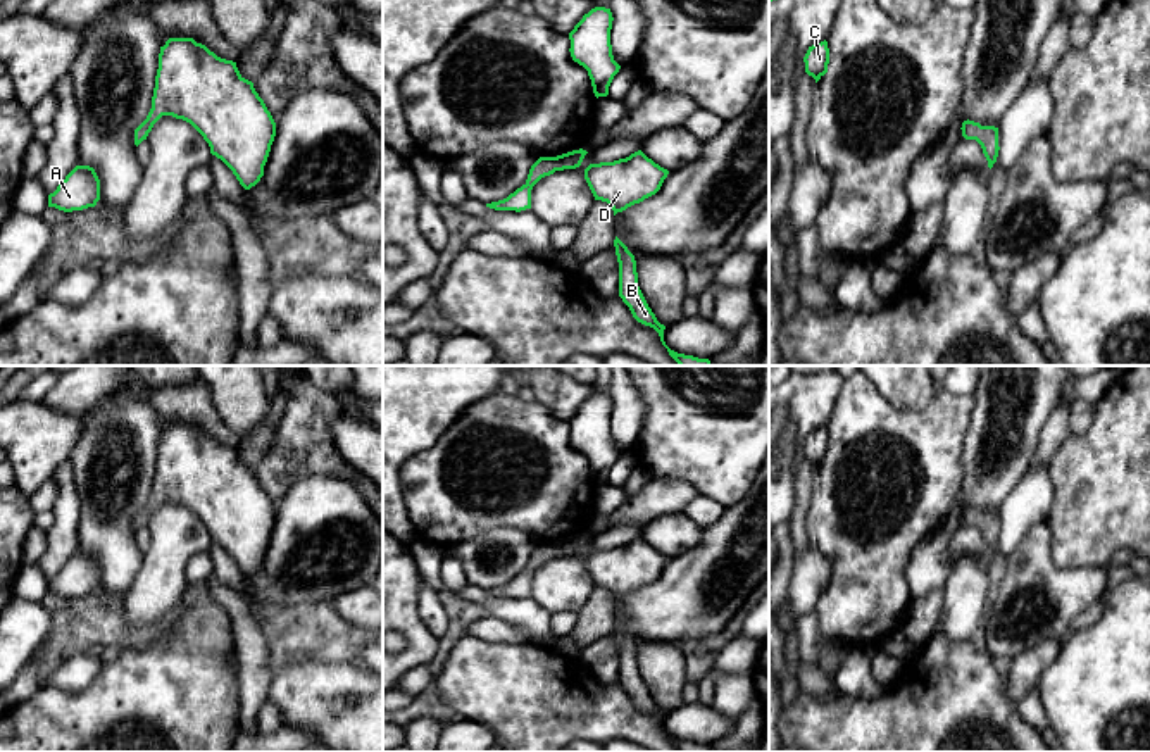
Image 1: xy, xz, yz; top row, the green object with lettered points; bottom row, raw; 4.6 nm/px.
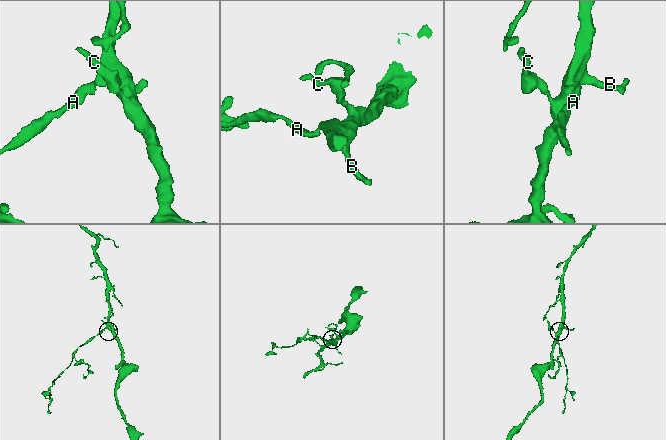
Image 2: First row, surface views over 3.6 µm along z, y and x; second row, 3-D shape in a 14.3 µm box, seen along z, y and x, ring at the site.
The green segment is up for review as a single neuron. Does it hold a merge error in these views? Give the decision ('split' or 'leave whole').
leave whole

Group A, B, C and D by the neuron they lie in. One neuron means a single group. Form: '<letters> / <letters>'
A B C D

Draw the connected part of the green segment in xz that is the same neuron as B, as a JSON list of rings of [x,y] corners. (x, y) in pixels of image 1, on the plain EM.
[[[616,623],[614,626],[616,642],[619,649],[619,683],[622,688],[629,693],[633,704],[645,711],[653,714],[662,731],[667,735],[669,742],[679,750],[679,752],[710,752],[709,745],[698,745],[693,742],[684,742],[671,736],[664,728],[664,716],[666,712],[660,711],[648,693],[640,673],[638,673],[638,659],[636,659],[636,647],[634,642],[628,636],[628,633]]]

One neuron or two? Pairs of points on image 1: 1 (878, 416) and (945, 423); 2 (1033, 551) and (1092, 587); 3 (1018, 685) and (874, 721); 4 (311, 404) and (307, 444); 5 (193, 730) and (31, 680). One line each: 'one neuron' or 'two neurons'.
1: one neuron
2: one neuron
3: two neurons
4: one neuron
5: two neurons

